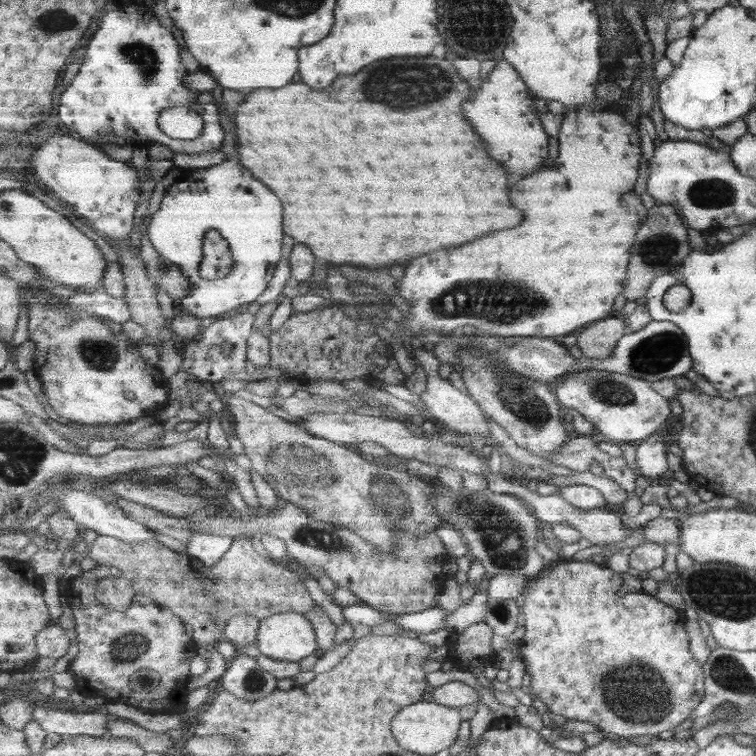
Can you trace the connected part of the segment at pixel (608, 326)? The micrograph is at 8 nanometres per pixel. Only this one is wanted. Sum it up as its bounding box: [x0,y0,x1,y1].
[570,315,626,359]

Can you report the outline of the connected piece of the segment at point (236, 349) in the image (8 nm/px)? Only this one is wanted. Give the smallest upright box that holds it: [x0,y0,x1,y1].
[183,309,256,382]

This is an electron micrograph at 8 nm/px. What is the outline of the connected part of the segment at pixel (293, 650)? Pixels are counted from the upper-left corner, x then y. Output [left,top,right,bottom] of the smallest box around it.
[259,611,321,663]

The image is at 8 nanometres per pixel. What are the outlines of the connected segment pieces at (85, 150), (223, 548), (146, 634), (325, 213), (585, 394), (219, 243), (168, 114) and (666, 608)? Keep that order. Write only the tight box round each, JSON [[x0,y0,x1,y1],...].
[[28,134,141,241],[187,531,237,566],[68,565,201,714],[236,56,522,268],[552,370,672,444],[200,228,234,280],[160,109,206,140],[516,560,704,741]]

